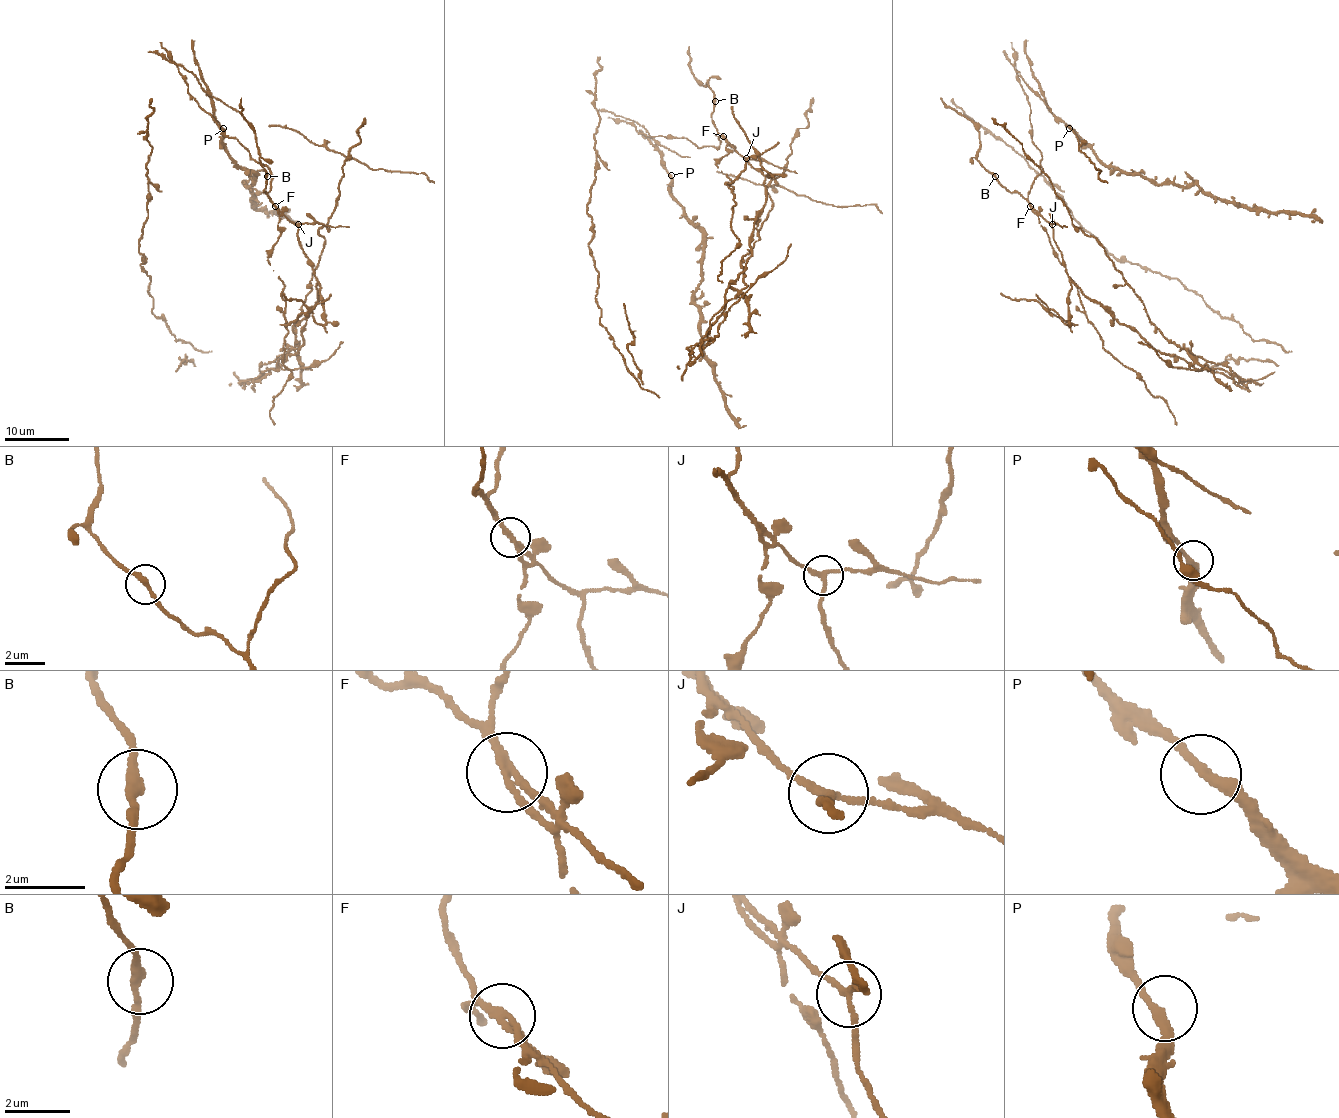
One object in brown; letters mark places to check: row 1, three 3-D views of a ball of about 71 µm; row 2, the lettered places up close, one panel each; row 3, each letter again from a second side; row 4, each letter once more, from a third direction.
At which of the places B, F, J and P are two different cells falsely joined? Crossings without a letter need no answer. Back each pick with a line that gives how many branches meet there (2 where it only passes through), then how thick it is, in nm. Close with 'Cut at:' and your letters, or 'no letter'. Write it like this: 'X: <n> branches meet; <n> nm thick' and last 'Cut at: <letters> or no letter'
F: 2 branches meet; 240 nm thick
J: 3 branches meet; 170 nm thick
Cut at: F, J

